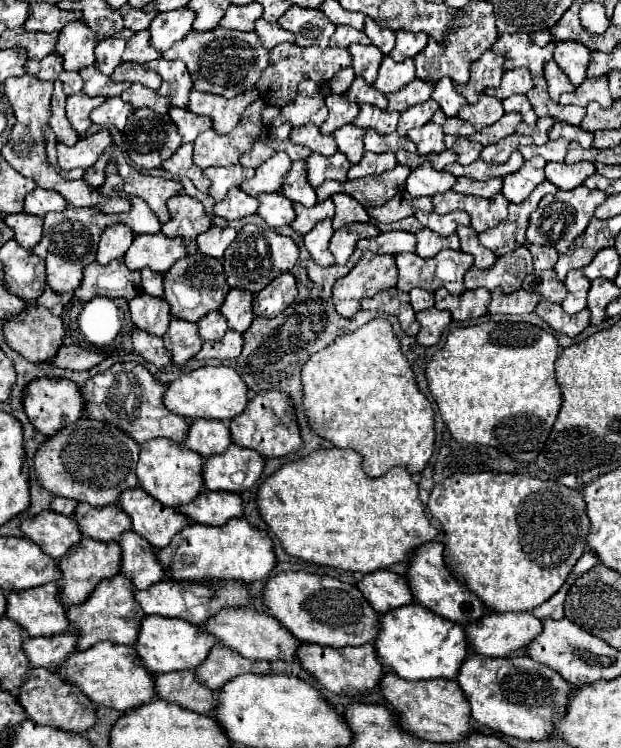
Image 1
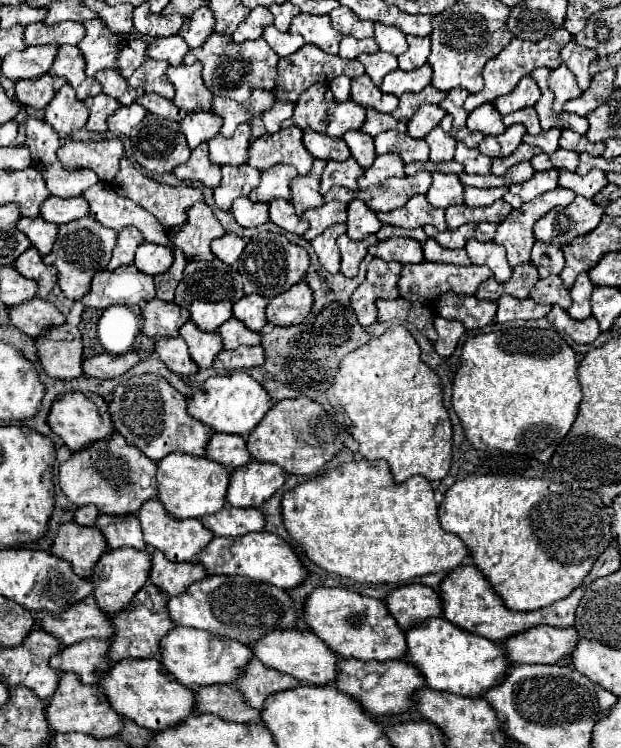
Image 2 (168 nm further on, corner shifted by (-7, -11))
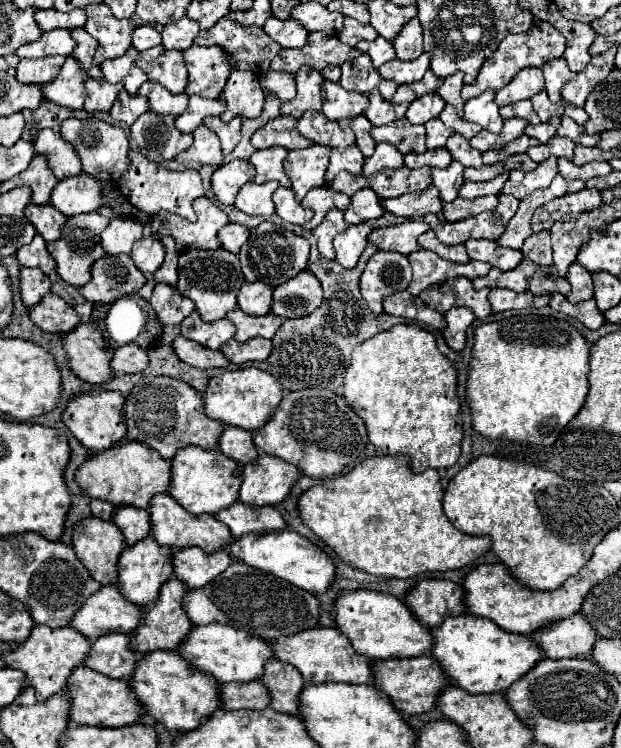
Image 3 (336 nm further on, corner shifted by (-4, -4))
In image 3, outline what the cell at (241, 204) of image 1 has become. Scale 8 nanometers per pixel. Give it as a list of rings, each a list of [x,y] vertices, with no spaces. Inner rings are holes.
[[[264,182],[264,184],[244,184],[236,196],[234,206],[250,216],[272,216],[274,214],[274,202],[272,194],[278,188],[276,182]]]

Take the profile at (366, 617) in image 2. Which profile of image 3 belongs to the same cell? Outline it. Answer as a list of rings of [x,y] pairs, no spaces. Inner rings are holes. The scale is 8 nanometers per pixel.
[[[342,590],[338,592],[330,612],[336,628],[350,640],[354,650],[370,660],[412,658],[426,654],[426,648],[430,648],[430,636],[426,636],[430,630],[422,626],[414,614],[408,612],[404,602],[392,594],[372,590]]]

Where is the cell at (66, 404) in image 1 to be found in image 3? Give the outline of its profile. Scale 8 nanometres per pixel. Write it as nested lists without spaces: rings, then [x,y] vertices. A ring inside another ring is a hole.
[[[96,390],[96,392],[86,392],[74,396],[68,406],[62,412],[62,420],[72,432],[72,436],[90,452],[106,450],[118,440],[124,438],[126,434],[126,422],[122,418],[122,404],[124,396],[120,392],[108,392],[108,390]]]

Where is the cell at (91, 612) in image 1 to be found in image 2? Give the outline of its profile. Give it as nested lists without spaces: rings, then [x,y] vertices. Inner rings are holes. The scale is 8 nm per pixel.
[[[147,583],[133,599],[133,605],[129,605],[125,611],[117,613],[113,617],[115,637],[111,639],[109,659],[113,663],[121,659],[147,659],[147,657],[159,657],[161,655],[161,639],[175,627],[175,623],[169,617],[167,609],[167,597],[161,593],[161,589],[153,583]]]

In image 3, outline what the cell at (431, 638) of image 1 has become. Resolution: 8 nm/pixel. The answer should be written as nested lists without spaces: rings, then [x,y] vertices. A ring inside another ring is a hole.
[[[466,614],[446,616],[440,626],[430,628],[430,634],[432,634],[430,654],[438,660],[446,678],[450,678],[454,686],[470,694],[506,692],[516,678],[524,676],[542,658],[540,650],[528,636],[510,634],[498,628],[488,618]]]

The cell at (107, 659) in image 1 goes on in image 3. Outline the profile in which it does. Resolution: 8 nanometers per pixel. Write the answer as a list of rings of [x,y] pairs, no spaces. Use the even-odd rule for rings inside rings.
[[[156,650],[152,654],[144,654],[130,676],[130,690],[136,694],[138,704],[146,714],[150,714],[156,722],[164,724],[170,730],[188,732],[198,728],[204,716],[210,716],[218,706],[218,682],[212,676],[196,672],[178,656],[176,652]]]

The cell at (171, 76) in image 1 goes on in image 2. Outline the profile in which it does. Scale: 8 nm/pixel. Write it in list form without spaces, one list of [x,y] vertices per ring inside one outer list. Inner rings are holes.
[[[201,63],[169,67],[167,77],[175,85],[173,103],[183,111],[211,111],[213,93],[205,87],[201,77]]]

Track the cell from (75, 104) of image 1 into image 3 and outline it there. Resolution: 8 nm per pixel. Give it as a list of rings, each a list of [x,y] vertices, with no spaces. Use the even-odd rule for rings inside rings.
[[[86,80],[86,102],[84,110],[94,112],[94,110],[104,110],[108,112],[122,90],[122,84],[108,84],[106,80]]]

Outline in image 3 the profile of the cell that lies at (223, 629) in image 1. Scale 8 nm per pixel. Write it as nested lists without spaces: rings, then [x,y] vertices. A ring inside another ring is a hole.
[[[312,628],[302,630],[292,636],[280,636],[270,644],[274,658],[284,664],[292,664],[302,676],[306,684],[322,684],[322,682],[348,682],[348,684],[372,684],[370,660],[358,652],[354,652],[352,644],[346,636],[336,628]]]

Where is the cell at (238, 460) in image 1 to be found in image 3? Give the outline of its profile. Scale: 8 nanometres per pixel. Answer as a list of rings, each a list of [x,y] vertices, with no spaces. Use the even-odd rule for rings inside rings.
[[[260,456],[242,466],[238,498],[250,506],[274,506],[286,498],[300,472],[276,456]]]

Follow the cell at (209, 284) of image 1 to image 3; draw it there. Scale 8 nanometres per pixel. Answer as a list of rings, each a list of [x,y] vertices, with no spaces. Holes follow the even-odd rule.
[[[224,248],[218,250],[194,250],[180,254],[178,262],[178,292],[190,298],[200,312],[204,322],[216,322],[226,316],[226,312],[236,308],[236,296],[244,284],[244,276],[240,270],[238,256],[226,252]]]

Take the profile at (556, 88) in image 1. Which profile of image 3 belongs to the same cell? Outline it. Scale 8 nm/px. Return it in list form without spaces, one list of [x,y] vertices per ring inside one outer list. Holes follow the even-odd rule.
[[[556,58],[556,60],[550,60],[542,66],[544,70],[544,78],[546,78],[546,92],[550,96],[552,102],[558,102],[560,100],[560,90],[566,82],[574,80],[574,72],[570,72],[570,68],[566,66],[566,60],[564,58]]]

